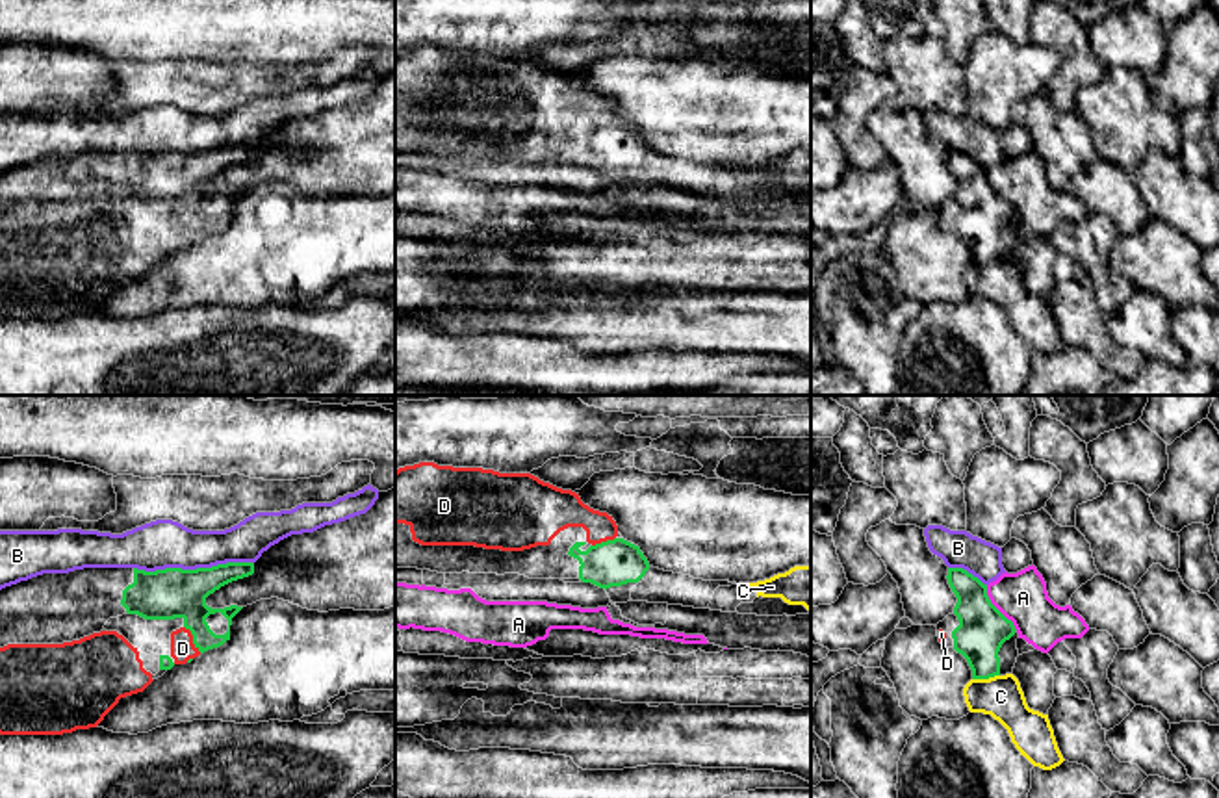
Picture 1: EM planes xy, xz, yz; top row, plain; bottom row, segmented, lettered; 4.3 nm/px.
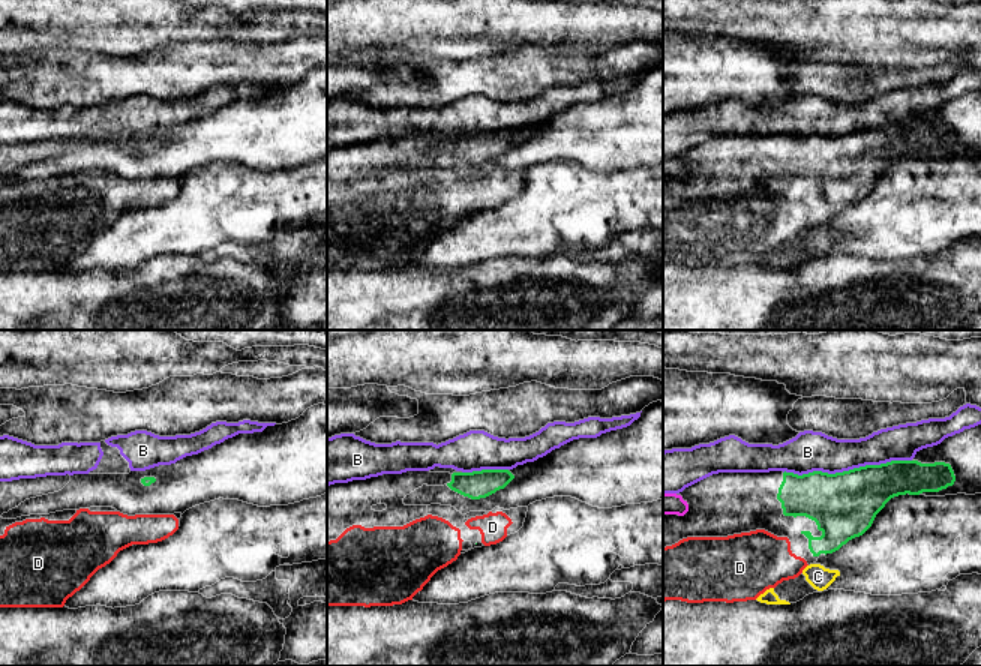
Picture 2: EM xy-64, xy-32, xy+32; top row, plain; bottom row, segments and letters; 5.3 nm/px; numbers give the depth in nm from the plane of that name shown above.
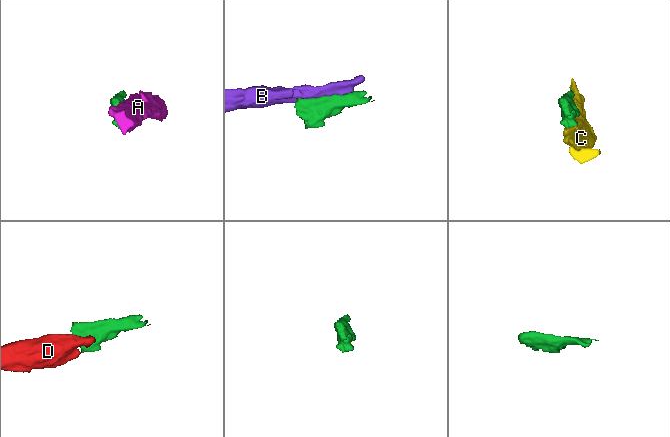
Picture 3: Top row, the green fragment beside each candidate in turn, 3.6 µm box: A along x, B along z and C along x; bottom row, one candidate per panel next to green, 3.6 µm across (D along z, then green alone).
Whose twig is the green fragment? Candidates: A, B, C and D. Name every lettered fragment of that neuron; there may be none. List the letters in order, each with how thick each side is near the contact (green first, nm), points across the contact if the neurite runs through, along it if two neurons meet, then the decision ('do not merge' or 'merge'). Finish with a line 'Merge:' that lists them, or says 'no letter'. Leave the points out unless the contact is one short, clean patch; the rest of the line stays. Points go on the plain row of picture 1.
A: 220/220 nm | do not merge
B: 220/220 nm | do not merge
C: 220/190 nm | along yz (999, 258), (988, 264), (973, 264) | do not merge
D: 220/110 nm | across xy (173, 177), (193, 197), (193, 223), (182, 232) | merge
Merge: D

